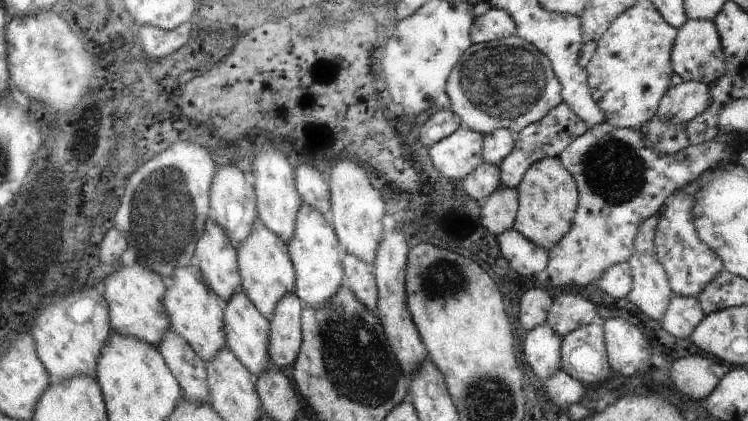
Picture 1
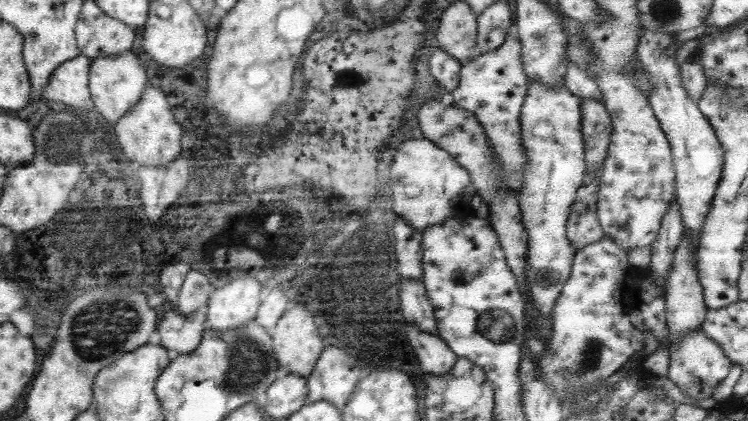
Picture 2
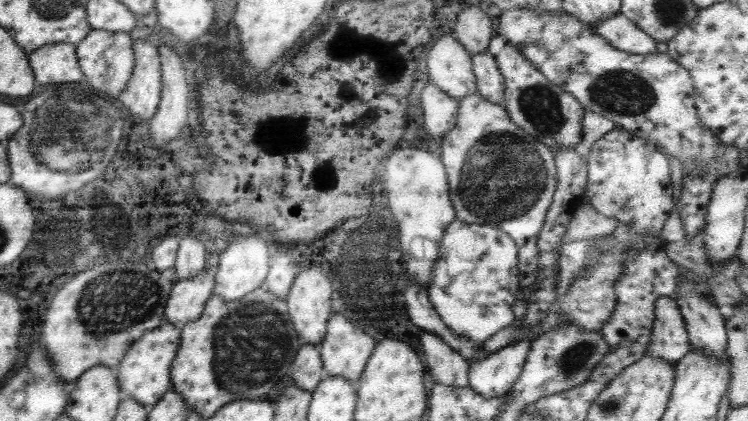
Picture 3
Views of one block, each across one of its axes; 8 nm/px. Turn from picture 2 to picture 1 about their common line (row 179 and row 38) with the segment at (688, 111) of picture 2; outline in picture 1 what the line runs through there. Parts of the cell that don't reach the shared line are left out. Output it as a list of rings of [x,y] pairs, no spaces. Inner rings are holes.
[[[687,19],[677,30],[677,38],[670,54],[673,72],[684,81],[703,81],[706,85],[716,83],[726,72],[726,58],[714,22]]]

